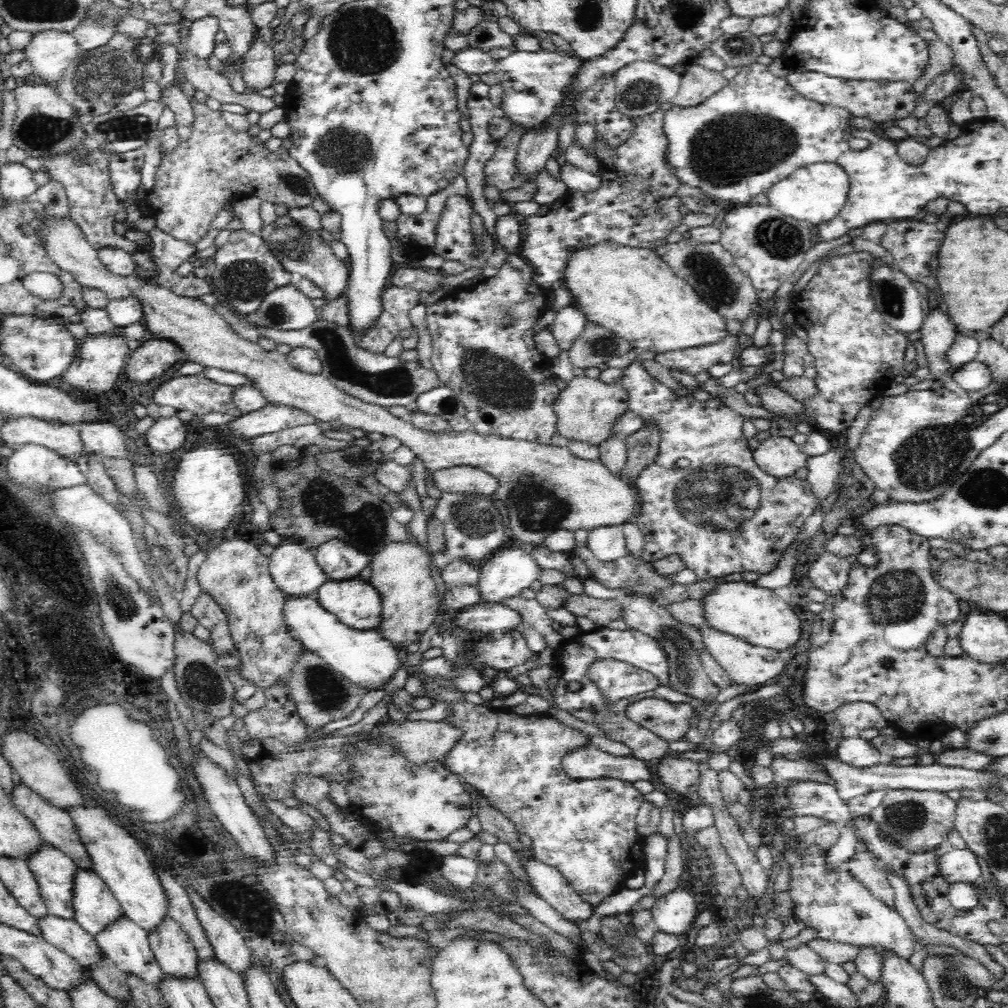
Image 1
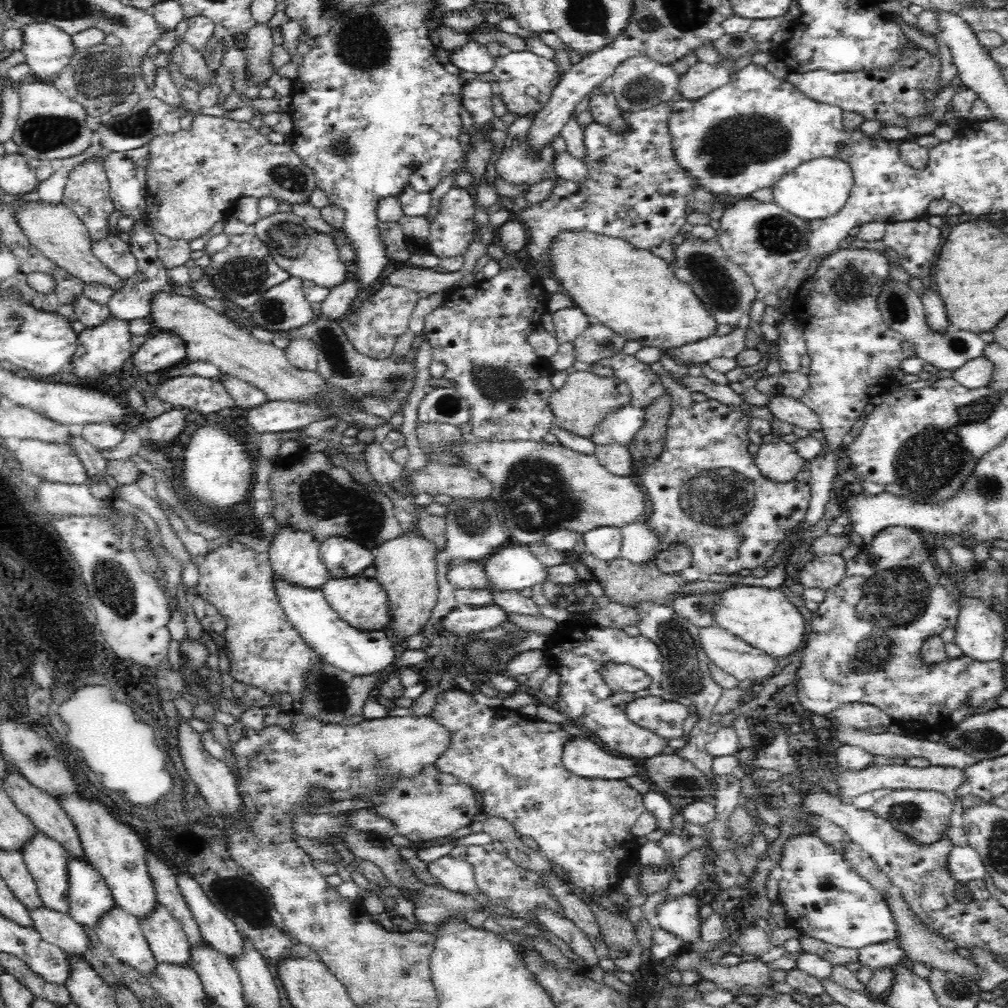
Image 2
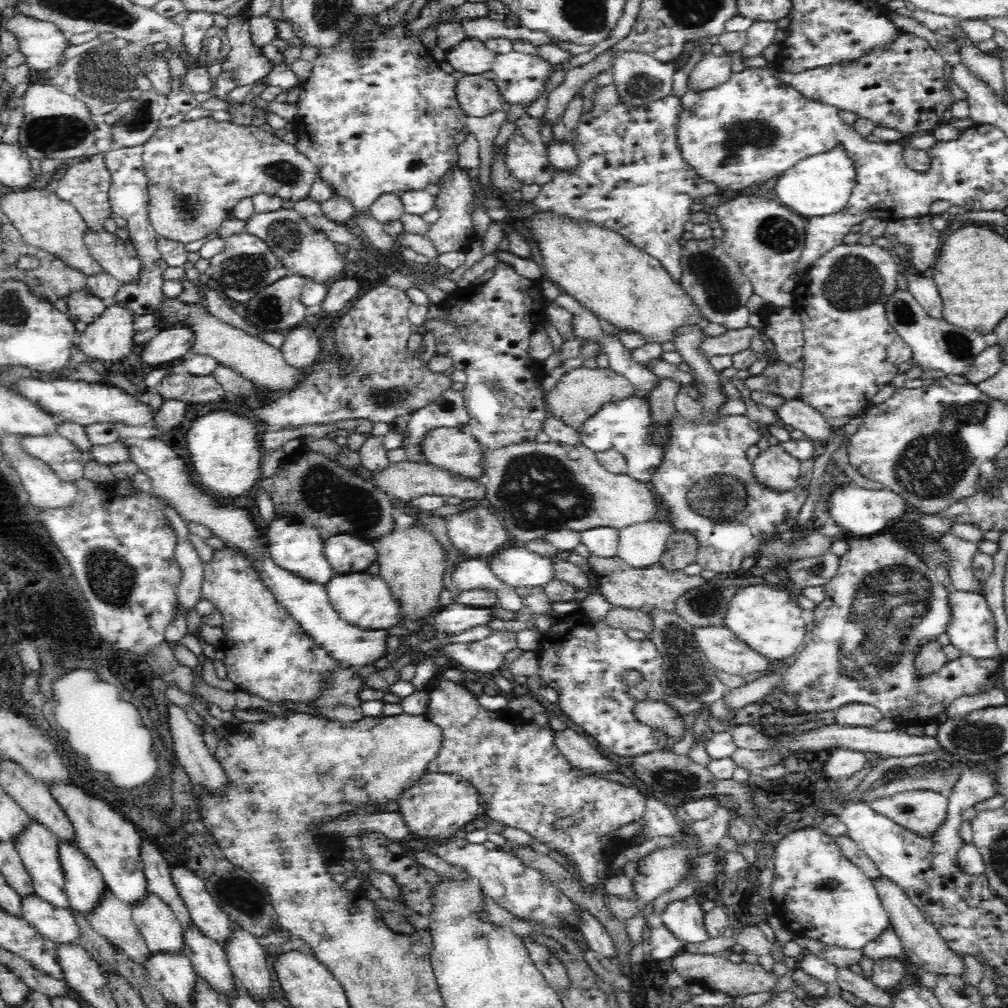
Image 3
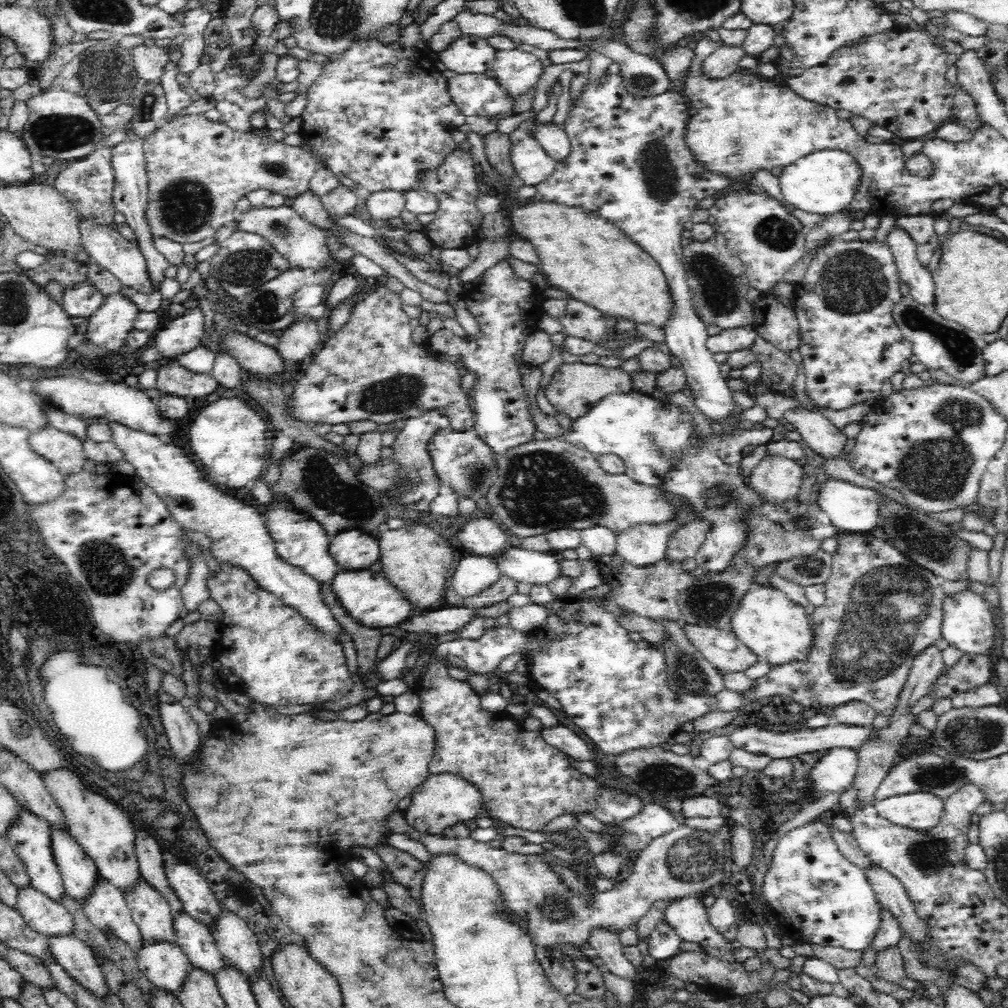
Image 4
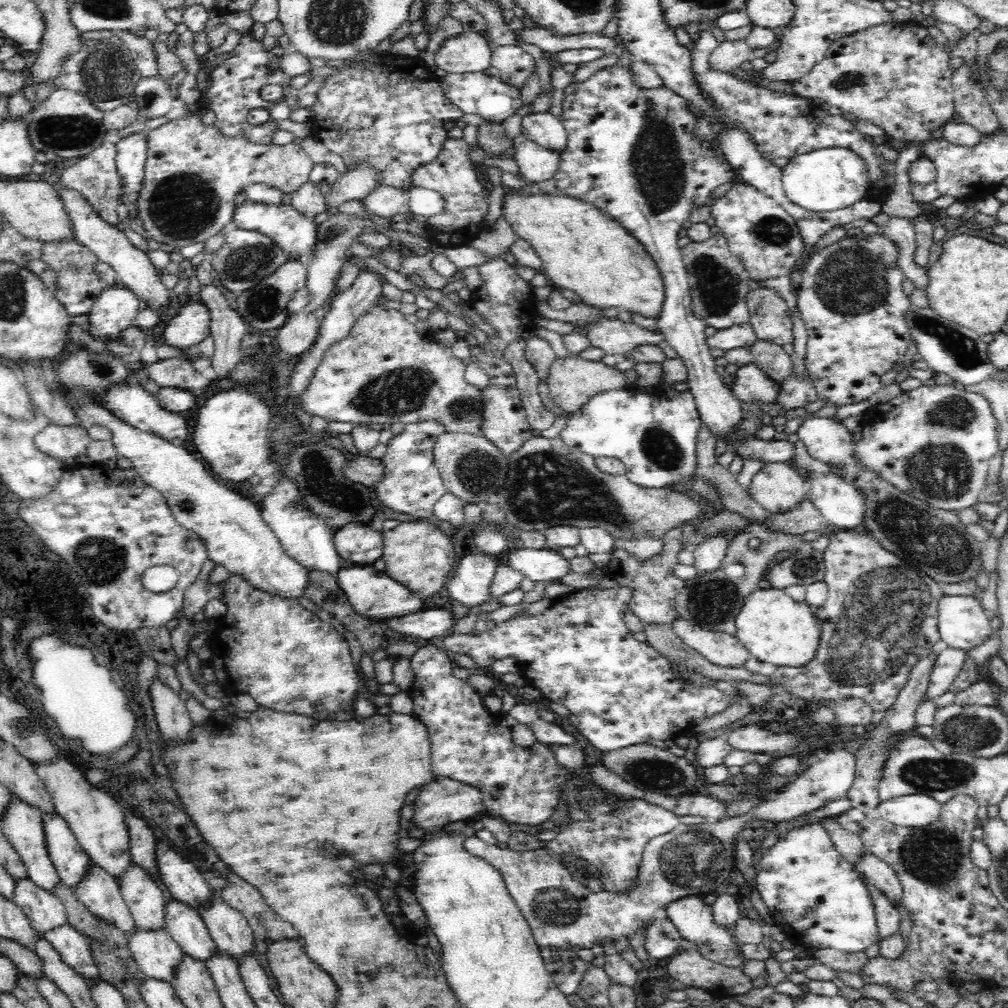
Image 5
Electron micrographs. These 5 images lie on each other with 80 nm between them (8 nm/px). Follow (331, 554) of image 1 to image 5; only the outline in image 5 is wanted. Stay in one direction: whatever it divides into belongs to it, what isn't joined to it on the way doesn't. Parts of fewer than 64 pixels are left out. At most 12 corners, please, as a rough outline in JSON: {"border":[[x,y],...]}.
{"border":[[350,523],[334,533],[342,568],[372,565],[383,530]]}

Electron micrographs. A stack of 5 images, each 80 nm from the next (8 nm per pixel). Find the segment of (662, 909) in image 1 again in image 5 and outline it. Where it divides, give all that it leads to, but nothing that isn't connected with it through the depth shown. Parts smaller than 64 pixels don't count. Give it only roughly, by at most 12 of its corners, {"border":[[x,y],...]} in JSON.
{"border":[[699,896],[672,902],[663,912],[699,953],[744,968],[741,944],[713,918]]}

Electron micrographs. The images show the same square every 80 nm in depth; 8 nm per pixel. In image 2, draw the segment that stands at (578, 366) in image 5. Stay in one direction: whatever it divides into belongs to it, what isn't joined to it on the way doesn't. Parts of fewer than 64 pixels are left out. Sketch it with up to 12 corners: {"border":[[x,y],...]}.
{"border":[[578,370],[550,395],[553,425],[590,438],[631,402],[624,380]]}

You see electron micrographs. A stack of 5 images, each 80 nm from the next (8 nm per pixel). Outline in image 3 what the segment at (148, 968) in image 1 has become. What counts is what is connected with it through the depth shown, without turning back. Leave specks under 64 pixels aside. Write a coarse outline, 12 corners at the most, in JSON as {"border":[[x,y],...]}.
{"border":[[108,886],[88,920],[117,954],[152,958],[130,908]]}

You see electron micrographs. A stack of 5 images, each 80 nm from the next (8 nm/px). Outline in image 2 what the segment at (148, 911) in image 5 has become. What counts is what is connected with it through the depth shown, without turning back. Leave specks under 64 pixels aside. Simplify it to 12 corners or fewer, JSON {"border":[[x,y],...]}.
{"border":[[160,903],[139,924],[157,962],[190,963],[182,924]]}

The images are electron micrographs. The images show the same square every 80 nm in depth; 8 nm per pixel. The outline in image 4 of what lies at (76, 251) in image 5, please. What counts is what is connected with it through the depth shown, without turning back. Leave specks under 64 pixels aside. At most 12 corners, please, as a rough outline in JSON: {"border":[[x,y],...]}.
{"border":[[93,282],[62,291],[62,307],[72,317],[90,320],[104,304]]}

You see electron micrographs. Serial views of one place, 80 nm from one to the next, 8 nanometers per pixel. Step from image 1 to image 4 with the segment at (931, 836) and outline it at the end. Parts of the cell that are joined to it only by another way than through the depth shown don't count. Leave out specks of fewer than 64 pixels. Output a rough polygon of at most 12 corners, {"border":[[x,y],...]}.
{"border":[[928,792],[874,802],[880,817],[916,833],[938,825],[942,798]]}

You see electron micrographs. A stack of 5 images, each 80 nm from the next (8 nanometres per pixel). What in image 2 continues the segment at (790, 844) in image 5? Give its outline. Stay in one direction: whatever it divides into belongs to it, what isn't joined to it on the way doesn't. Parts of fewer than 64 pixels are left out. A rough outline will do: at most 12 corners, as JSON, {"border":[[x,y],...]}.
{"border":[[815,831],[782,848],[788,926],[861,949],[894,939],[883,894]]}

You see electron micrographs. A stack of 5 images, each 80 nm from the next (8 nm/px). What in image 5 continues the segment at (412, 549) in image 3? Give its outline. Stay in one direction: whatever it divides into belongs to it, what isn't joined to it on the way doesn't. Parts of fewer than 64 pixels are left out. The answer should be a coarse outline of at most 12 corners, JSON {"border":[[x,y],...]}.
{"border":[[441,525],[383,531],[384,574],[428,600],[456,549]]}

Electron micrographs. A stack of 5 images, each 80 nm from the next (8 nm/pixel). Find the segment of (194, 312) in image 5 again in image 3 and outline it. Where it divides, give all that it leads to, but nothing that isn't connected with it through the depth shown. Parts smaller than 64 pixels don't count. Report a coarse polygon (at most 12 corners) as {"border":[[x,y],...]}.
{"border":[[157,329],[142,351],[148,366],[178,363],[191,348],[192,331]]}

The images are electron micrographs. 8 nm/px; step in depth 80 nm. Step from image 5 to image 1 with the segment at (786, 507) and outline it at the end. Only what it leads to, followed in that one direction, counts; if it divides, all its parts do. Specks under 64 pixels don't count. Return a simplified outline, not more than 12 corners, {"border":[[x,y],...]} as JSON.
{"border":[[772,437],[753,450],[776,477],[794,476],[808,456],[792,438]]}

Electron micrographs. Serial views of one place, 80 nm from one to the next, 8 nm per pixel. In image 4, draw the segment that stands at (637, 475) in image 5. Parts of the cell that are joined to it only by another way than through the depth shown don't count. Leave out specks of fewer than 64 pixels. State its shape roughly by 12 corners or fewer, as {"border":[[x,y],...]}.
{"border":[[632,390],[605,396],[565,441],[615,454],[658,486],[693,432],[690,411]]}

